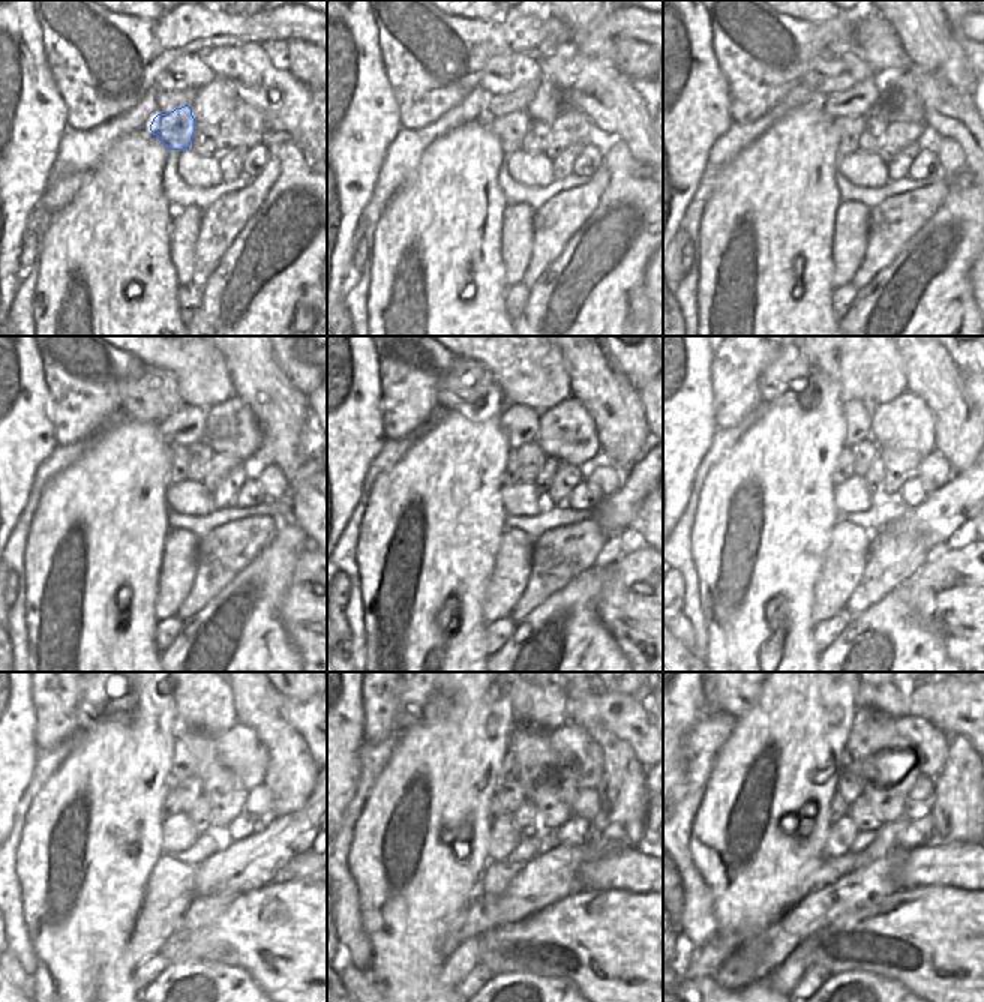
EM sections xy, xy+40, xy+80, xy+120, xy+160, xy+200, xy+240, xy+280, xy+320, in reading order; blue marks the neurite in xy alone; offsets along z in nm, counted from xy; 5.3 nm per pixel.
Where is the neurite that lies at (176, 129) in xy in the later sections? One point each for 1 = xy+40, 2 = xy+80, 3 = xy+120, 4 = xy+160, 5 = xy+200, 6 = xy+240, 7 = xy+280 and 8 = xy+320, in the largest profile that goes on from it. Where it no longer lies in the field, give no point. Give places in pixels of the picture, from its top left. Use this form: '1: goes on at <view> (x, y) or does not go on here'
1: goes on at xy+40 (510, 129)
2: goes on at xy+80 (849, 129)
3: goes on at xy+120 (177, 456)
4: goes on at xy+160 (512, 473)
5: goes on at xy+200 (843, 470)
6: goes on at xy+240 (170, 807)
7: goes on at xy+280 (498, 807)
8: goes on at xy+320 (837, 806)

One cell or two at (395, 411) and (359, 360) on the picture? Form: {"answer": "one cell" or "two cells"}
{"answer": "two cells"}

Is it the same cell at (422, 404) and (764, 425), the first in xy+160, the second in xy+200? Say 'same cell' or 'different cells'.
different cells

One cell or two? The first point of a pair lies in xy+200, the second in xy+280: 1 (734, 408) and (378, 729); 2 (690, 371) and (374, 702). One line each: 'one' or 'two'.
1: one
2: two

